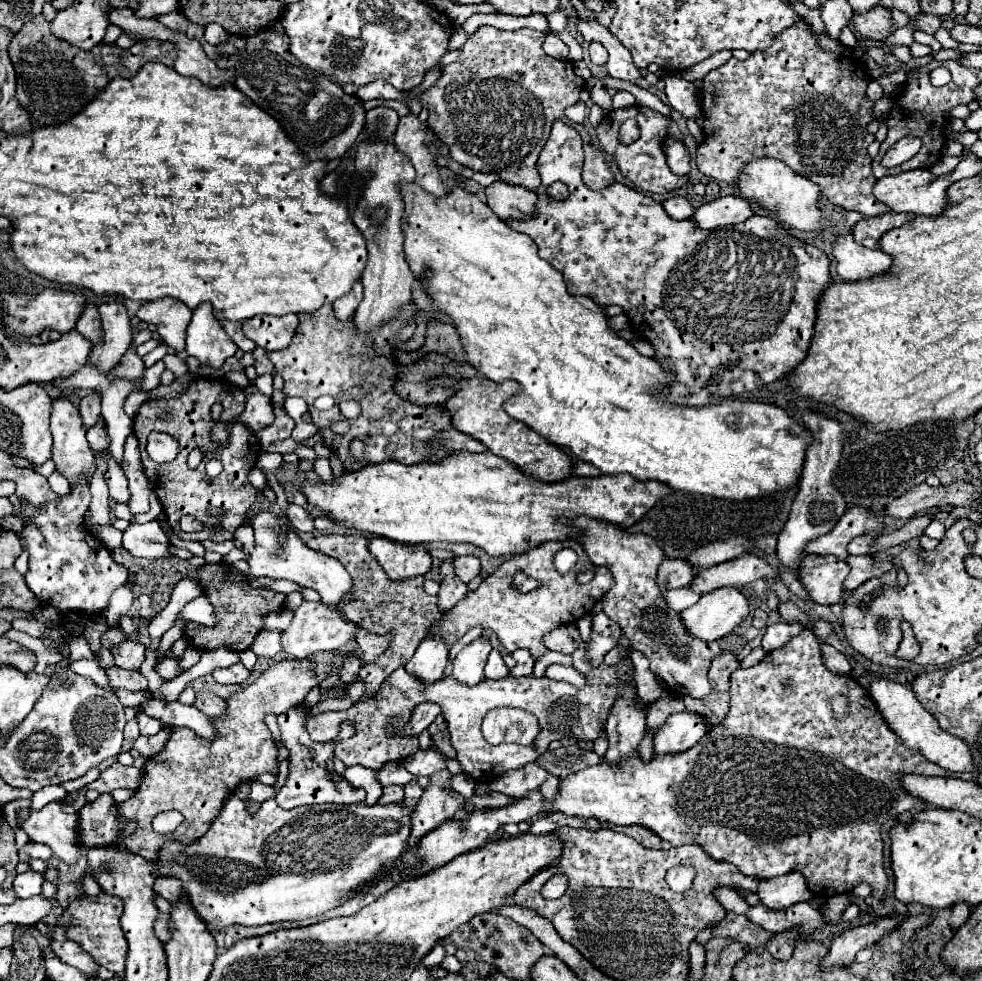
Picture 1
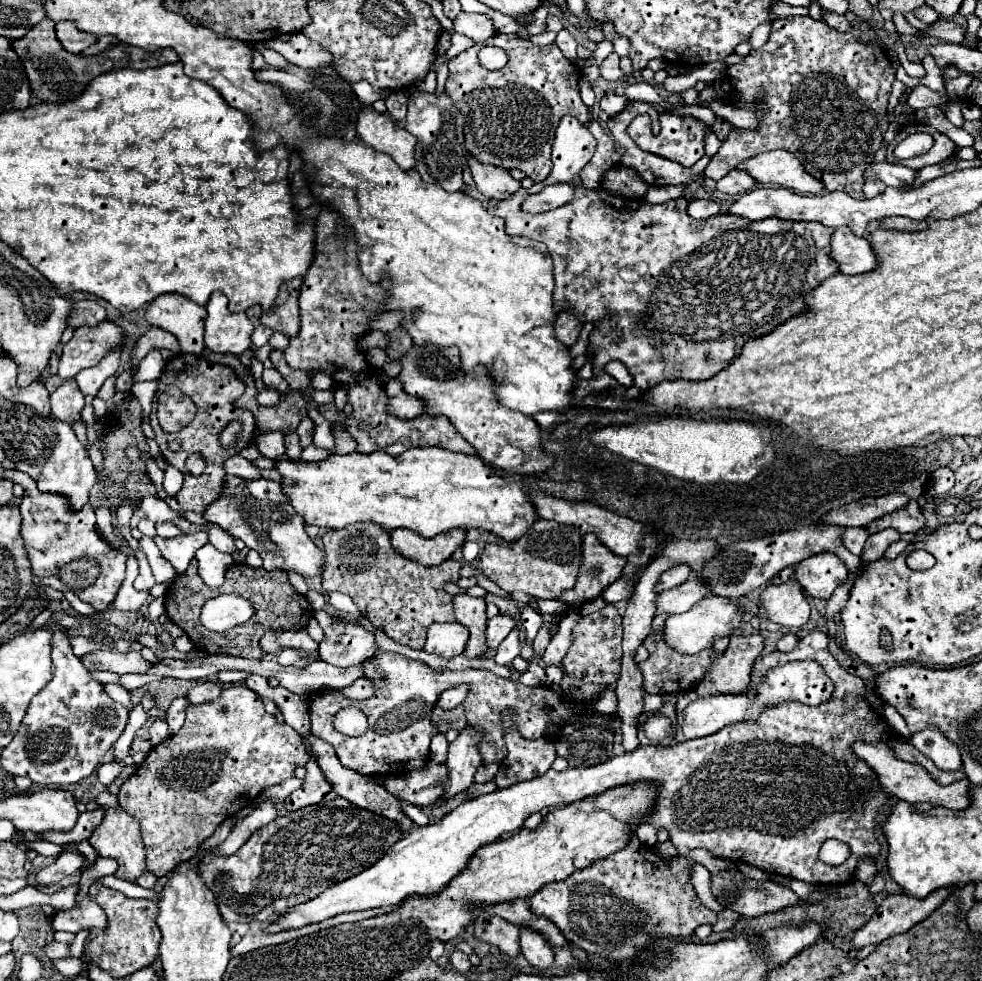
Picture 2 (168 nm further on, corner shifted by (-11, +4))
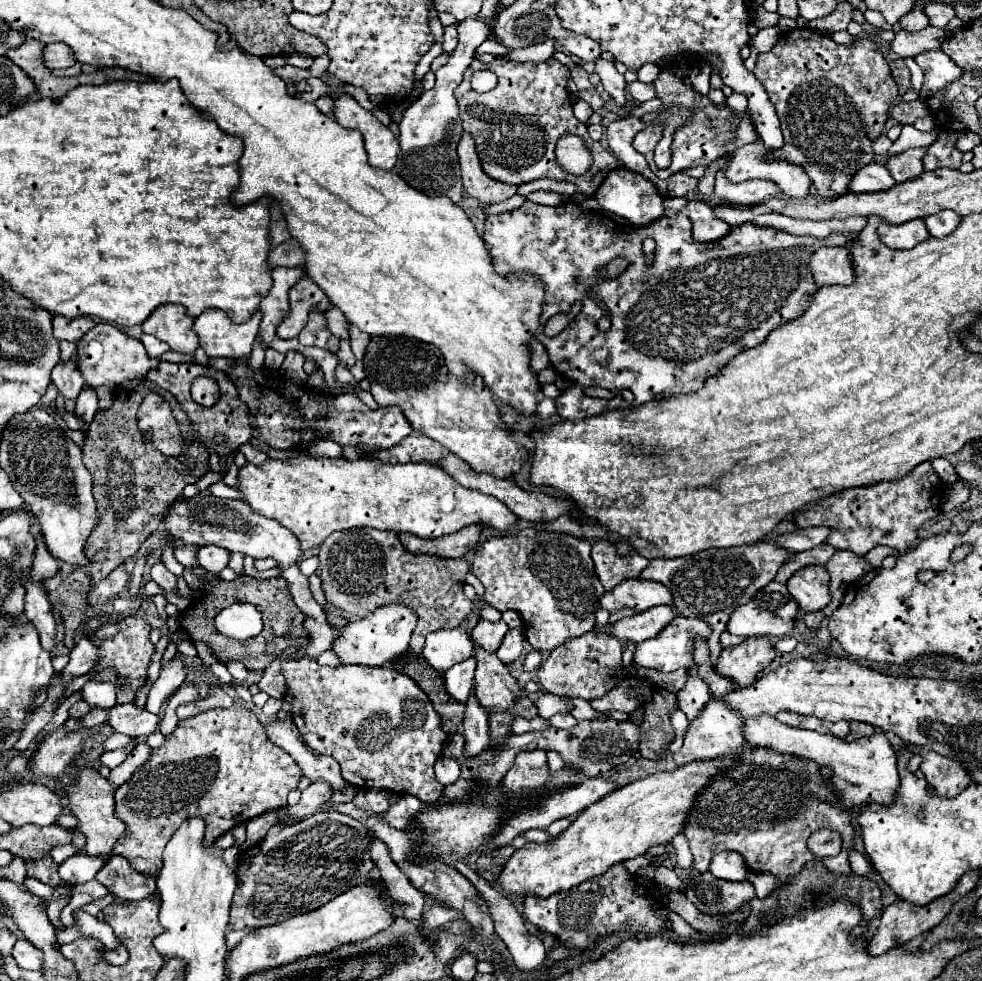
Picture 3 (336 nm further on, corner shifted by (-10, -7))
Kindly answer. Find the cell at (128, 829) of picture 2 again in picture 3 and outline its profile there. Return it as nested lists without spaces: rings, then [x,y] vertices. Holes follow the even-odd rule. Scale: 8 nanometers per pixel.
[[[86,768],[80,772],[78,780],[74,784],[68,784],[68,796],[70,796],[70,810],[78,818],[78,830],[86,836],[86,854],[98,856],[102,860],[110,860],[114,856],[114,846],[126,836],[126,824],[116,816],[114,810],[114,792],[118,786],[102,778],[94,768]]]

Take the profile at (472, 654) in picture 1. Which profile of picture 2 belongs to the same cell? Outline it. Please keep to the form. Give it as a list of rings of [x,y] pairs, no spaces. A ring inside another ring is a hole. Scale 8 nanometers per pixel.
[[[497,615],[497,617],[489,619],[489,623],[487,623],[487,647],[491,647],[491,649],[489,649],[487,657],[495,655],[495,651],[497,651],[495,647],[499,647],[499,643],[511,633],[513,627],[515,627],[515,621],[507,615]]]

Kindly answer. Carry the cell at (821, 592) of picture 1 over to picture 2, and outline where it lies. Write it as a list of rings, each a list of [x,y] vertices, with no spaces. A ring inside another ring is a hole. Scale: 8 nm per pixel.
[[[817,553],[795,565],[795,577],[807,595],[829,599],[845,583],[847,567],[833,553]]]

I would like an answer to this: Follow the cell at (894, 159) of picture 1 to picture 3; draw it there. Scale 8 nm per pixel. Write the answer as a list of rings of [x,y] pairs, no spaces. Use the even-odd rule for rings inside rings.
[[[940,132],[938,140],[928,148],[922,162],[924,170],[942,167],[958,170],[962,164],[962,152],[956,148],[956,132]]]

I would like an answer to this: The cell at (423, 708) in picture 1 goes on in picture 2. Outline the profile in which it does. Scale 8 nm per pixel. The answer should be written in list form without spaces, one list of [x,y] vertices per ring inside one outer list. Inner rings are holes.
[[[465,685],[449,687],[447,691],[441,693],[441,697],[437,701],[437,707],[441,707],[441,709],[453,709],[453,707],[457,707],[457,705],[463,703],[463,699],[467,697],[467,693],[469,693],[469,689]]]

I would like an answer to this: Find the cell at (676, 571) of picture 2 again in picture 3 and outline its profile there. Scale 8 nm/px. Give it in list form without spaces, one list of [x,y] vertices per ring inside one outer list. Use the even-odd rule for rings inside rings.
[[[626,580],[618,584],[614,590],[606,592],[600,598],[600,608],[614,612],[622,606],[634,608],[638,612],[648,610],[652,606],[660,604],[672,604],[672,592],[662,582],[650,582],[650,580]]]

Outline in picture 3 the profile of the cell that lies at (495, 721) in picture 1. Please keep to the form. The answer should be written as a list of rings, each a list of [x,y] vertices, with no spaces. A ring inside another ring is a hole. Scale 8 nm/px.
[[[544,750],[522,752],[516,756],[514,766],[502,778],[500,792],[502,794],[530,792],[530,790],[544,786],[548,776],[550,776],[550,772],[548,772],[548,762],[546,762]]]

